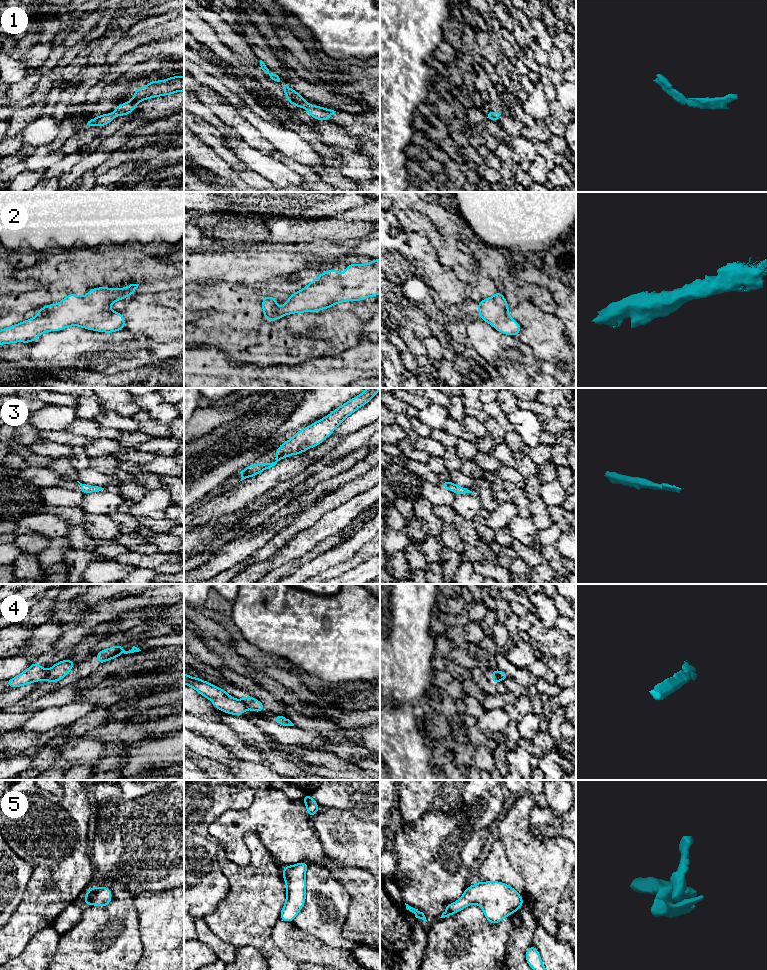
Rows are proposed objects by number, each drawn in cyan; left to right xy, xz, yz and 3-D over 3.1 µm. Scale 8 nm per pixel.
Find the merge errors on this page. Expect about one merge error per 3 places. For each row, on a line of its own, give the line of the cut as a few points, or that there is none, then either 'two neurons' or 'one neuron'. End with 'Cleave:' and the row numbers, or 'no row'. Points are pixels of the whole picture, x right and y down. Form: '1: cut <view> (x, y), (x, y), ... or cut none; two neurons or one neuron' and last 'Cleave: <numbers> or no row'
1: cut none; one neuron
2: cut none; one neuron
3: cut none; one neuron
4: cut yz (497, 671), (501, 679); two neurons
5: cut none; one neuron
Cleave: 4

